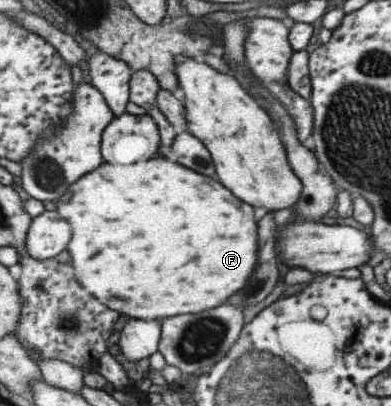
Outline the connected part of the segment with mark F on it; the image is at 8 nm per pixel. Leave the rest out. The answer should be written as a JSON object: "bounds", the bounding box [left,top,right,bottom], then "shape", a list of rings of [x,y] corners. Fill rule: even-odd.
{"bounds":[55,158,257,320],"shape":[[[163,158],[129,166],[101,164],[87,176],[77,178],[55,204],[55,211],[73,230],[67,252],[77,282],[105,302],[109,310],[131,318],[157,320],[215,308],[245,286],[257,264],[257,220],[253,208],[237,200],[219,182]]]}

